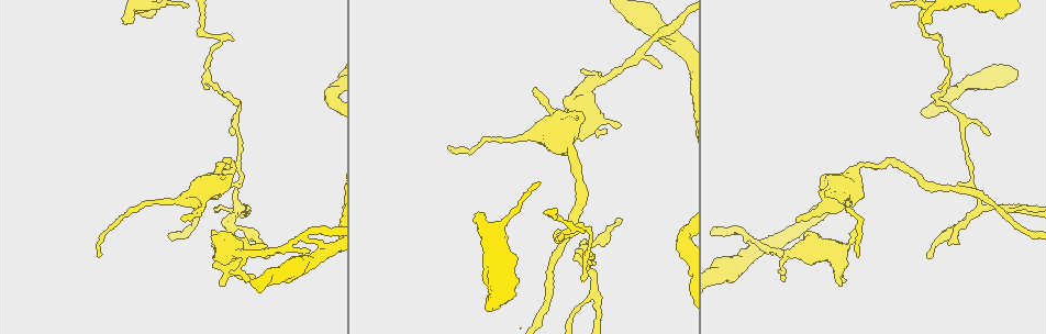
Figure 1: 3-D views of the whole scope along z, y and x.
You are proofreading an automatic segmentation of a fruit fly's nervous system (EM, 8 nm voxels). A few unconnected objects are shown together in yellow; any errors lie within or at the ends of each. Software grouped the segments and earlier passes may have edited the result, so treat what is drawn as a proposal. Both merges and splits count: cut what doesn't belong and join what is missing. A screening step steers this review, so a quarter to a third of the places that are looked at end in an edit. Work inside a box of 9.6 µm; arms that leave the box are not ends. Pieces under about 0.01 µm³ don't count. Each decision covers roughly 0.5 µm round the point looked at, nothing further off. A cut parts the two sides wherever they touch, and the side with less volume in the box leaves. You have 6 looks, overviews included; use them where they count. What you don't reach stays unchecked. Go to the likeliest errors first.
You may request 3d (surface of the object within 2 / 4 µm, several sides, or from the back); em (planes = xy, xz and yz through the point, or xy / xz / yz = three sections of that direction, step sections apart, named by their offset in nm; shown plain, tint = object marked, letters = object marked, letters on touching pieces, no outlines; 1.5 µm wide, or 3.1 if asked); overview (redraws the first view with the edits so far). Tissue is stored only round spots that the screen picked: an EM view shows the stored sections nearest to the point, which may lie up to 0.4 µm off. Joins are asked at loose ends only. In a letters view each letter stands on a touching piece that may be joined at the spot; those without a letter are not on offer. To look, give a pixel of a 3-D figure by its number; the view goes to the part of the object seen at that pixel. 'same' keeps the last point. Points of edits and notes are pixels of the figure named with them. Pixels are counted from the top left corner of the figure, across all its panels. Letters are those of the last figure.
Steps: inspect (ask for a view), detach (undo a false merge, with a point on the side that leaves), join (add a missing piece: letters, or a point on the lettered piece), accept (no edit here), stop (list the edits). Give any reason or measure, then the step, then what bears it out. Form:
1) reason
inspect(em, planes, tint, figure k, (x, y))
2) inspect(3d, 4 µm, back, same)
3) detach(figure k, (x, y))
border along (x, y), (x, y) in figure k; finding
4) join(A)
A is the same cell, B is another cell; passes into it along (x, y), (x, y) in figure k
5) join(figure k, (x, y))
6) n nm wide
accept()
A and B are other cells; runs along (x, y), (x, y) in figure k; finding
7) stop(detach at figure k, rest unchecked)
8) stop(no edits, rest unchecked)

free end
inspect(3d, 2 µm, back, figure 1, (483, 214))

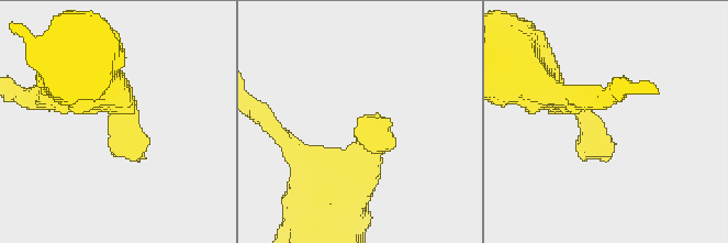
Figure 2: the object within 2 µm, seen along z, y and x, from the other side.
inspect(em, xy, step 8, letters, figure 2, (609, 150))

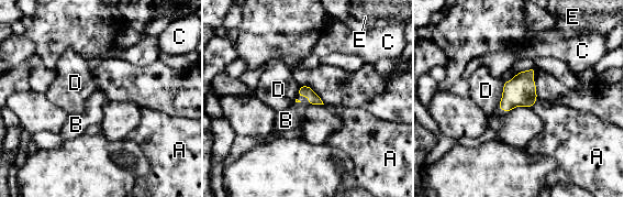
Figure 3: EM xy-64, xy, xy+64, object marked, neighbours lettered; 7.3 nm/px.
inspect(em, planes, letters, same)

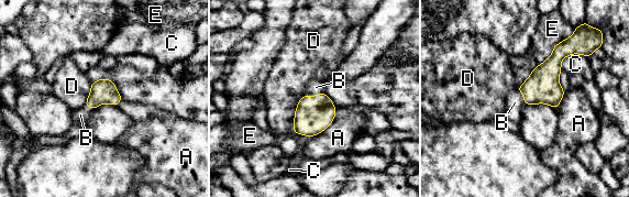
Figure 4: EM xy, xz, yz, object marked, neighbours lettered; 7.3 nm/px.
join(B)
B is the same cell, A, C, D and E are other cells; passes into it along (541, 87), (519, 91), (515, 102) in figure 4; the neuron continues

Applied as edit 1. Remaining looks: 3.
redraw
inspect(overview)

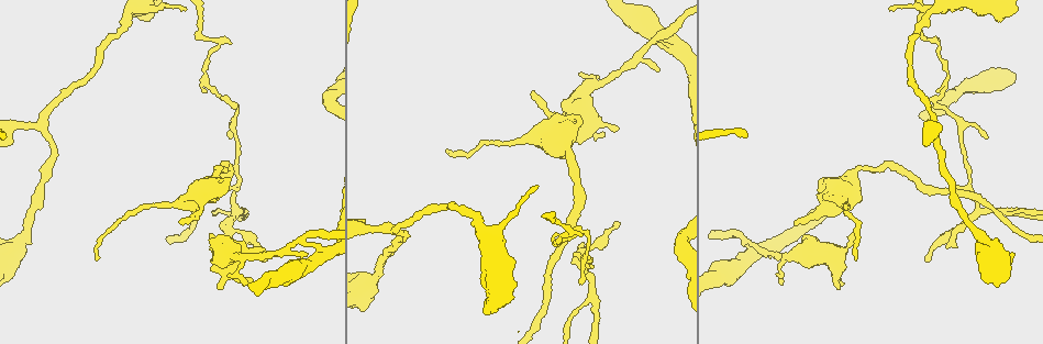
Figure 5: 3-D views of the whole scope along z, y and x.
tapers out
inspect(3d, 4 µm, figure 5, (617, 222))

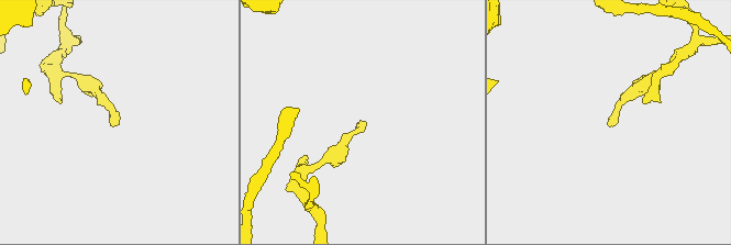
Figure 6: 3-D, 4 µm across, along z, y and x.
inspect(em, yz, step 8, letters, figure 6, (610, 124))

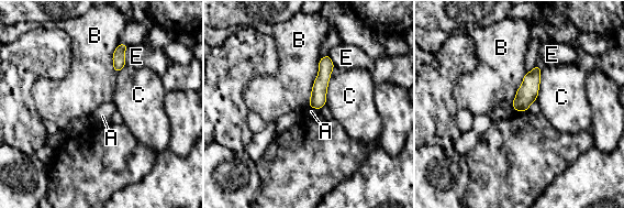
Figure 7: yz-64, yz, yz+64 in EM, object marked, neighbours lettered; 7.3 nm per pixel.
110 nm wide
accept()
A, B, C and E are other cells; runs along (326, 58), (319, 98), (312, 105) in figure 7; none of them fits

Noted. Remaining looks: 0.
stop(join at figure 4, rest unchecked)

